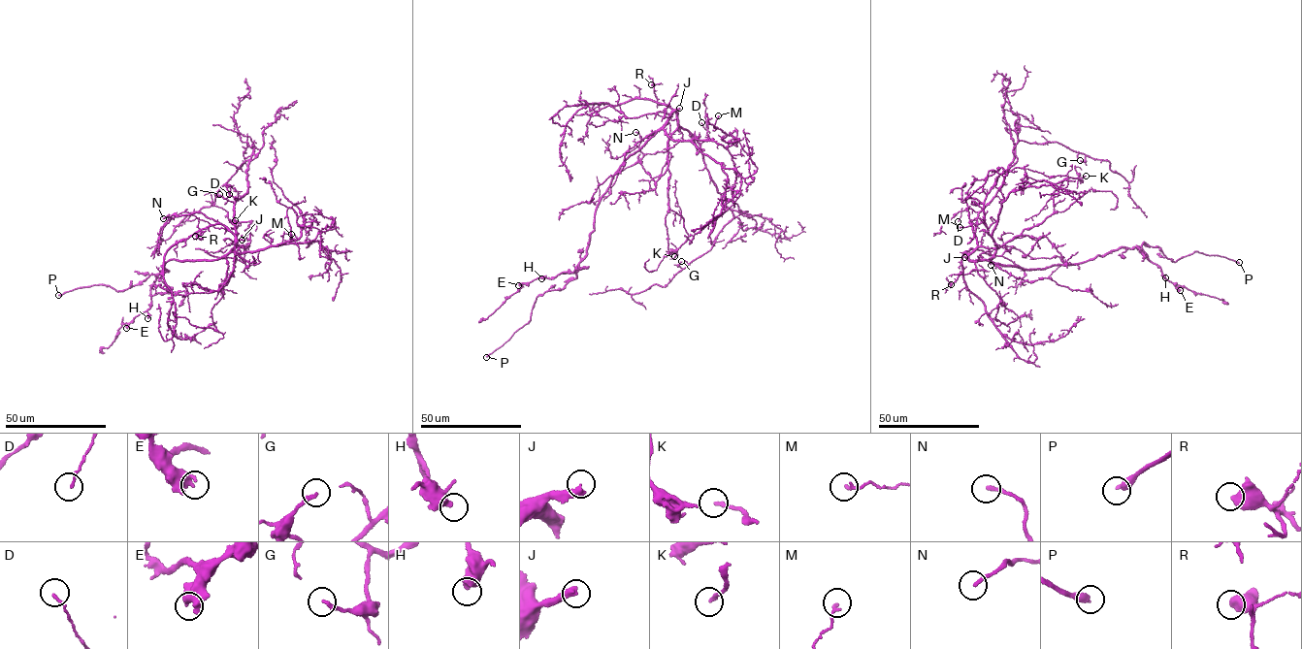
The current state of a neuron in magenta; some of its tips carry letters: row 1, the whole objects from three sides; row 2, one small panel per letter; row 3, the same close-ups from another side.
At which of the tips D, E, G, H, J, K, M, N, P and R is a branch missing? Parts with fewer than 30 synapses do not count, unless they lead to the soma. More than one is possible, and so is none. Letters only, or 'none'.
J, K, P

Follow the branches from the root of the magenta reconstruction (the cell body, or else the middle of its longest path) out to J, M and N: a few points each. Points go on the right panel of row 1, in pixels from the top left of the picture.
J: (986, 259), (964, 257)
M: (986, 259), (993, 257), (996, 247), (983, 220), (983, 204), (966, 197), (970, 224), (960, 227)
N: (986, 259), (969, 260), (968, 254), (962, 252), (971, 248), (992, 254), (991, 265)

